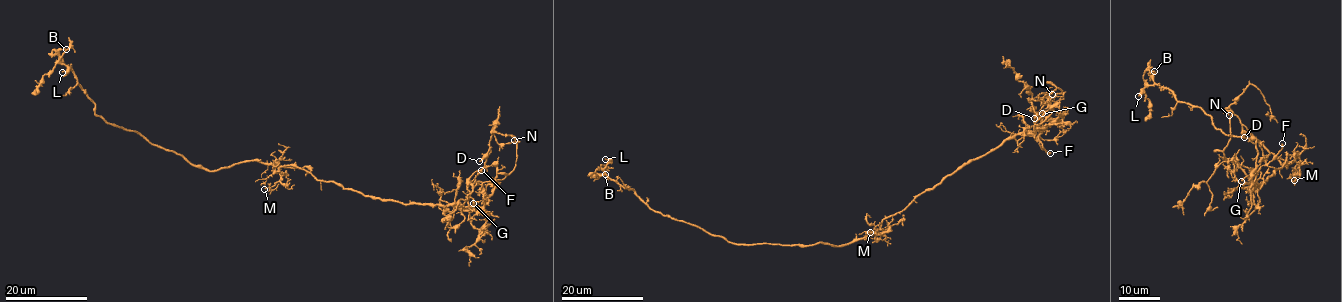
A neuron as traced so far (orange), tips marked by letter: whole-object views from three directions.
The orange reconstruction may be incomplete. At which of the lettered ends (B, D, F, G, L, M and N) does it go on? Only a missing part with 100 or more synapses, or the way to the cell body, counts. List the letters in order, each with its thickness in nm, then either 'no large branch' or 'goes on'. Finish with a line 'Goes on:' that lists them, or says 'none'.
B: 150 nm thick; no large branch
D: 200 nm thick; no large branch
F: 360 nm thick; no large branch
G: 200 nm thick; no large branch
L: 140 nm thick; no large branch
M: 110 nm thick; no large branch
N: 100 nm thick; no large branch
Goes on: none

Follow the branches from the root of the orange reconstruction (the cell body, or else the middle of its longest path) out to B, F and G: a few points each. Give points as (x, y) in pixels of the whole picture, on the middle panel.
B: (887, 218), (871, 235), (838, 246), (738, 244), (657, 213), (632, 189), (599, 174), (605, 174)
F: (887, 218), (959, 168), (1017, 135), (1044, 126), (1040, 129), (1039, 142), (1050, 153)
G: (887, 218), (1007, 139), (1043, 128), (1040, 126), (1042, 113)

